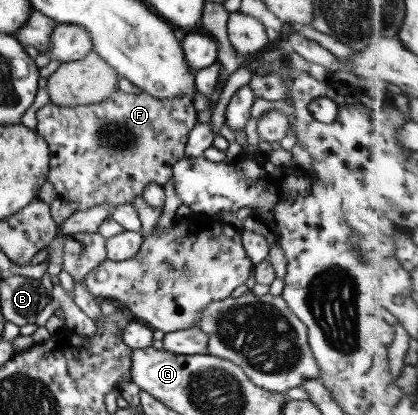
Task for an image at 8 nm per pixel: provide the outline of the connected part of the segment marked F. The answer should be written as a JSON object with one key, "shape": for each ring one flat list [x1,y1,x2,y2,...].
{"shape":[[118,88,115,89,107,99,89,105,61,106,48,102,45,106,36,111,37,133,39,133,41,137,45,137,45,143,49,145,50,151,47,182,53,185,53,188,56,190,61,200,77,203,78,211,88,211,88,209,97,208,98,206,108,206,109,217,111,217,112,212,120,205,133,204,136,197,142,197,143,191,145,191,147,185,155,183,156,185,164,187,167,184,169,177,172,177,173,164,185,157,185,146,187,145,189,132,195,127,195,124,198,123,197,112,198,111,194,108,191,96,175,96,175,98,159,99,141,89,135,94,135,92,127,93]]}

